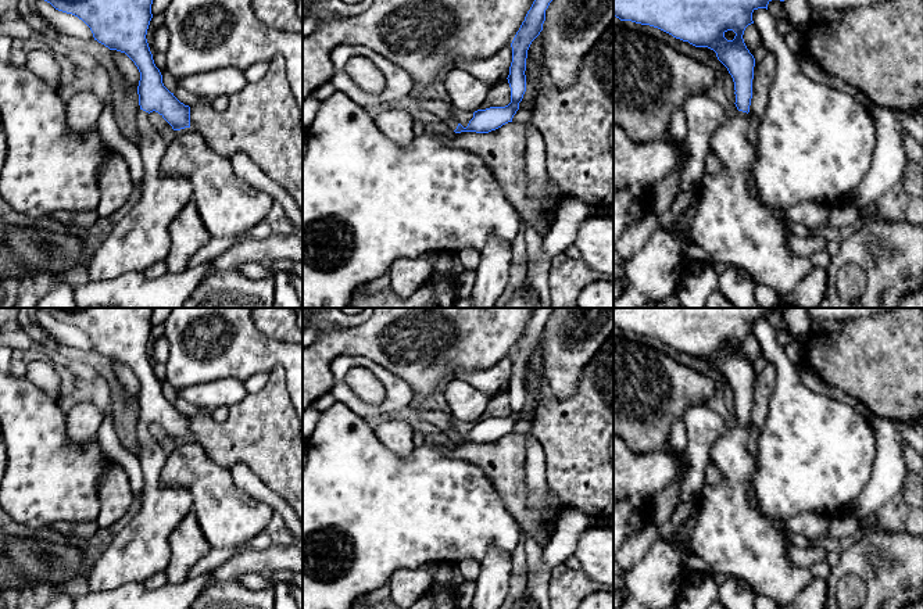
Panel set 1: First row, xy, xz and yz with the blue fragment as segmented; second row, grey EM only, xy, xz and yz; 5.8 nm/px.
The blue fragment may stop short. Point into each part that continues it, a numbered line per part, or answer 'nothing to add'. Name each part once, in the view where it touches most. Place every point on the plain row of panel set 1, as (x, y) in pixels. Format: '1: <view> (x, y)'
1: xy (140, 550)

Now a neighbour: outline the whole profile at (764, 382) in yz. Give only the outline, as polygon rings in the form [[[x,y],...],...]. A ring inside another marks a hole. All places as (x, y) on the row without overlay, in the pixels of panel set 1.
[[[763,361],[762,369],[756,372],[754,377],[752,409],[750,416],[750,423],[758,429],[761,429],[766,420],[774,381],[774,365],[769,361]]]

